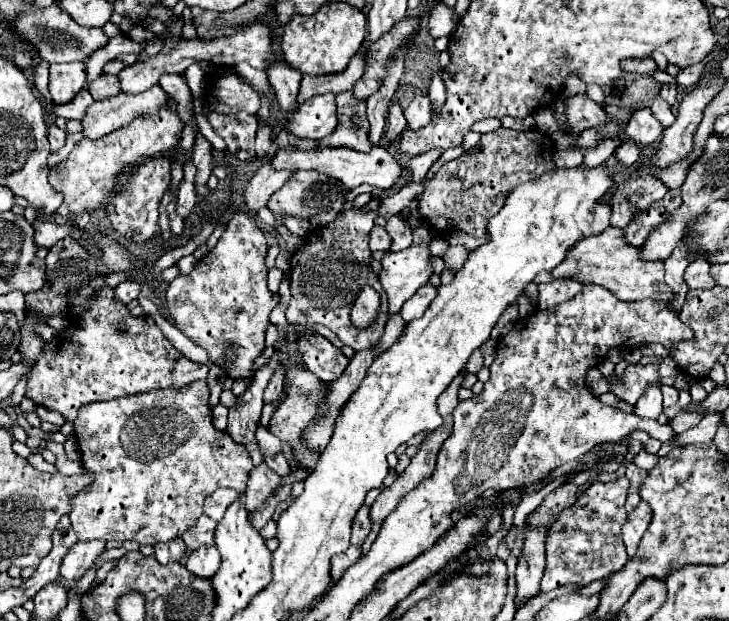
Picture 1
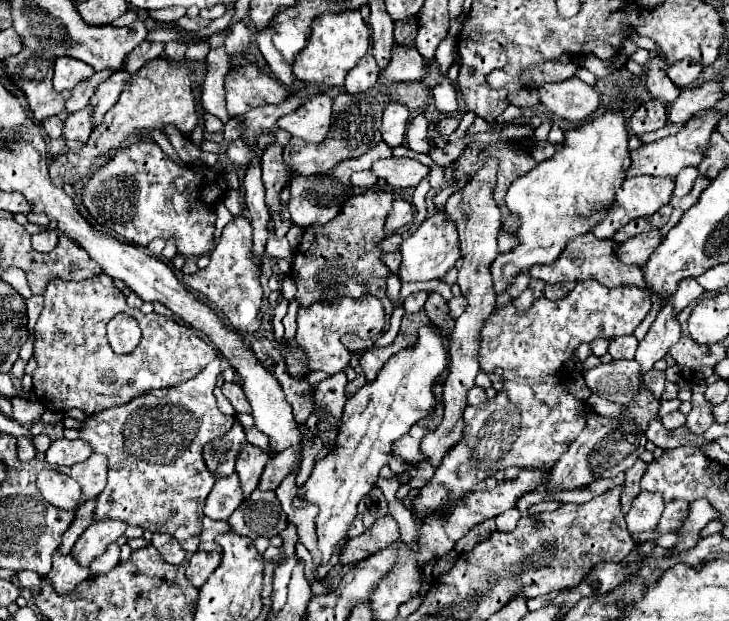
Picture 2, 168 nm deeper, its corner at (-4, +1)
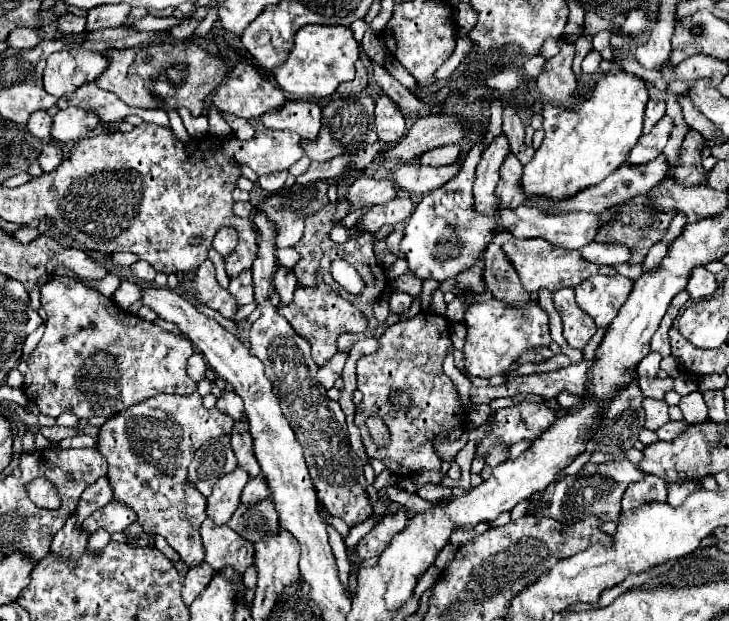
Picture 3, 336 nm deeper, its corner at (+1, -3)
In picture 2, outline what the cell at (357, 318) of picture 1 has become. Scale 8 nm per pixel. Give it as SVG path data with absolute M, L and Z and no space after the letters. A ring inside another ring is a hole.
M338 298L334 302L316 302L306 308L298 308L298 330L296 342L306 350L312 370L324 370L328 374L342 372L350 362L350 352L342 346L340 338L352 333L363 339L371 339L384 328L384 308L378 298Z

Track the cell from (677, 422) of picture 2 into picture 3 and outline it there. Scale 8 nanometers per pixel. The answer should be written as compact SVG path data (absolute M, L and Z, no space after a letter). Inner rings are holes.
M645 398L645 416L647 416L647 430L659 430L663 424L669 422L669 406L665 402Z

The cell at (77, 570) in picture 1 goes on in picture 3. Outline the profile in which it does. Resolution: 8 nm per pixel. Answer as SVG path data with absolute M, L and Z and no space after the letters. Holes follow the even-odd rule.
M111 500L109 506L97 510L97 514L91 514L85 520L85 526L81 526L81 528L89 534L93 534L97 530L107 530L109 534L113 534L113 532L123 532L123 528L127 528L135 520L137 520L137 516L125 504Z

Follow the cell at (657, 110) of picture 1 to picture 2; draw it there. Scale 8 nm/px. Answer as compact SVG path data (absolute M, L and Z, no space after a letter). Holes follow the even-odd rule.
M658 56L650 58L650 62L646 64L646 86L654 98L662 98L668 104L674 102L682 92L670 82L670 78L666 78L666 72L660 68Z

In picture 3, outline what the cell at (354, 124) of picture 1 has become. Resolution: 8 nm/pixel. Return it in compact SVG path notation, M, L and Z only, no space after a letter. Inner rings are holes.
M351 96L351 98L337 98L331 104L323 108L323 118L329 118L329 124L321 126L319 138L315 142L301 142L301 148L305 156L317 160L317 162L327 162L335 156L353 156L361 152L363 148L371 146L377 142L377 134L373 130L373 108L375 100L371 96Z

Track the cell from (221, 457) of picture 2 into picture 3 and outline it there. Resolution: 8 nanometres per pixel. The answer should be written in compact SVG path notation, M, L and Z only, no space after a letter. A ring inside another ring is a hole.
M223 434L217 438L217 442L205 442L195 452L195 458L189 466L189 482L195 484L203 496L209 496L215 482L235 468L237 458L231 450L231 434Z

